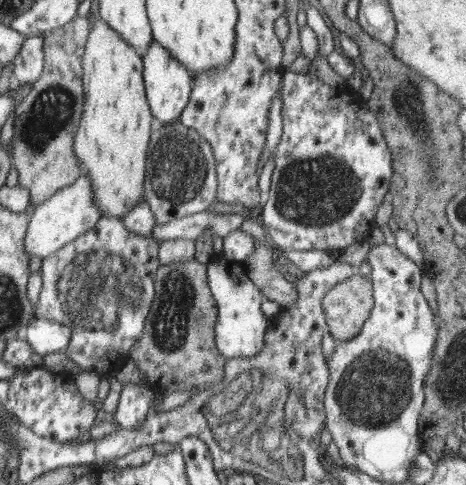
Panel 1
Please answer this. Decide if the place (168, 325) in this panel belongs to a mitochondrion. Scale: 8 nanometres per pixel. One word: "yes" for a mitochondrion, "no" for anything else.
yes

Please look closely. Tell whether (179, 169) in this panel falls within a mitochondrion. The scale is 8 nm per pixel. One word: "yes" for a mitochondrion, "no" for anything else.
yes

